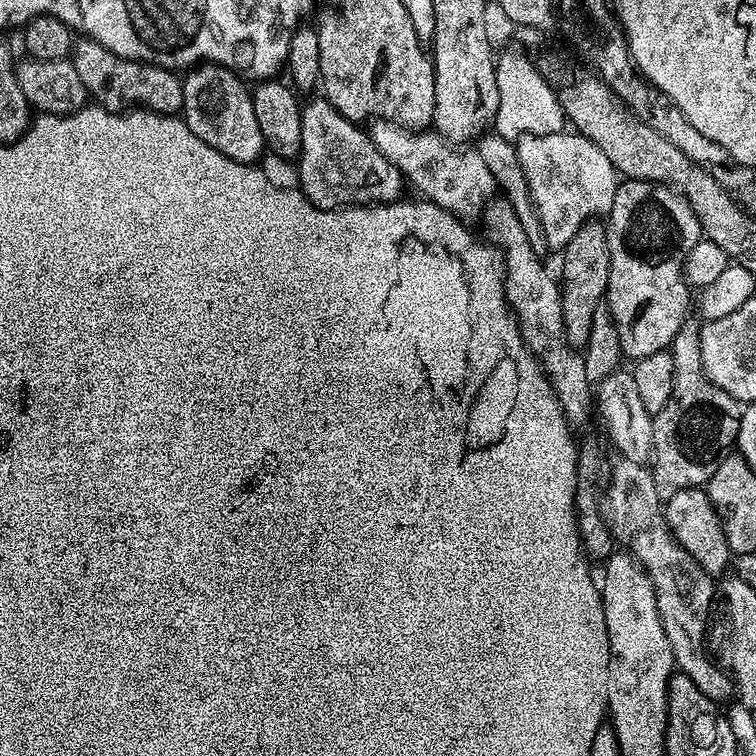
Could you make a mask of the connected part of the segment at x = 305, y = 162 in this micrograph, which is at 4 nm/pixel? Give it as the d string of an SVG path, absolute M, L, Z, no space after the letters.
M323 98L305 103L302 118L302 146L299 191L316 208L335 210L353 206L391 204L405 195L404 175L374 146L369 133L352 120L342 118Z

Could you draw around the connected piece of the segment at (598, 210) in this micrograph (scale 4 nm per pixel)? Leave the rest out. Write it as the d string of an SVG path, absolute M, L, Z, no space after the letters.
M563 130L541 136L526 133L515 146L549 249L563 250L584 223L612 209L618 173L594 142L575 130Z

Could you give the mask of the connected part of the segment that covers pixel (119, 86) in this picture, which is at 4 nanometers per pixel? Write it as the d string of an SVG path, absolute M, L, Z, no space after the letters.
M87 38L77 39L73 43L70 59L89 97L107 112L121 113L126 106L131 106L136 110L156 112L160 116L175 116L184 107L184 81L171 68L127 60L96 40Z

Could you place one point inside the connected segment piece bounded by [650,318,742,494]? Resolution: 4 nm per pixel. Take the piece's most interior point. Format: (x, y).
(699, 426)

